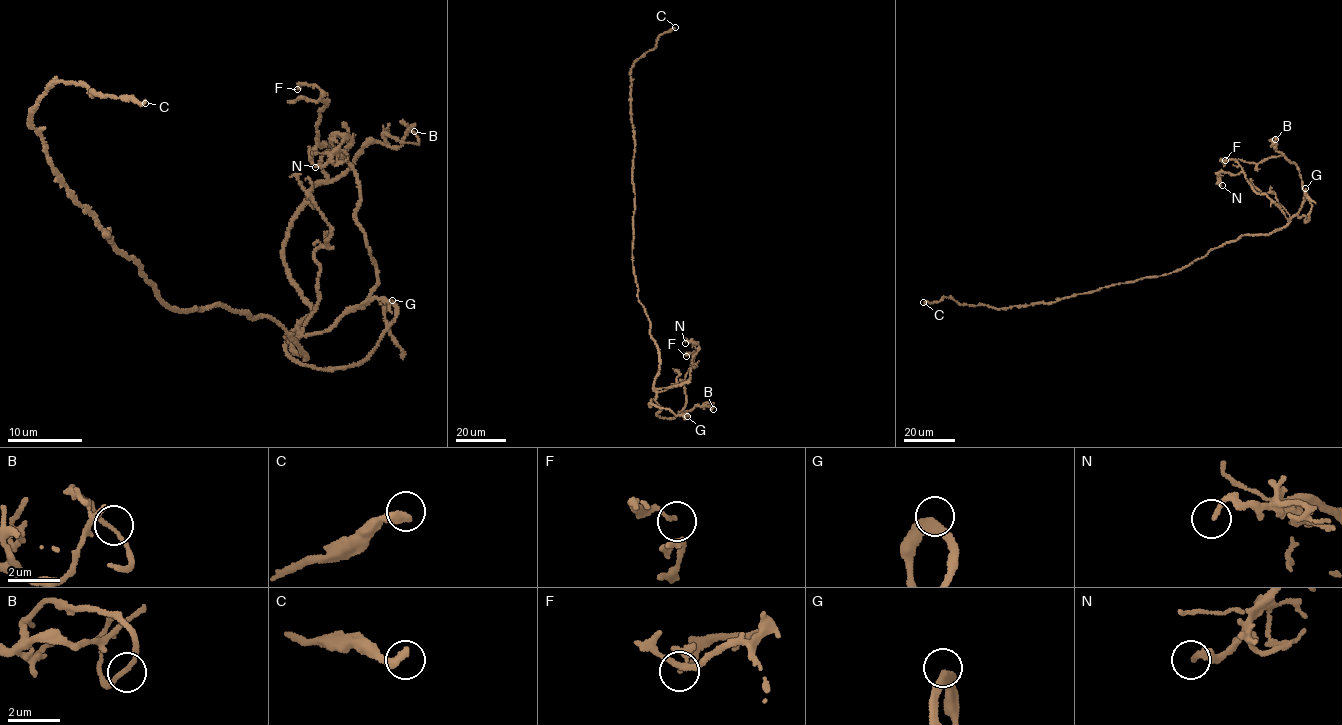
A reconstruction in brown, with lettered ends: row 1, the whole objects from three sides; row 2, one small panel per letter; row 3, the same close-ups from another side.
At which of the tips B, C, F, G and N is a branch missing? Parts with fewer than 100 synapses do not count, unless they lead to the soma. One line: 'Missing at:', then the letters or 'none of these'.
Missing at: C

